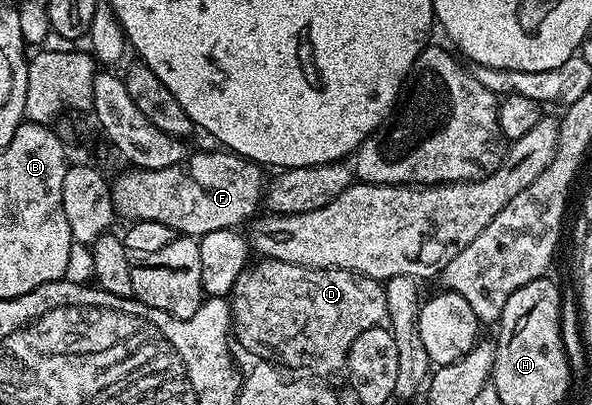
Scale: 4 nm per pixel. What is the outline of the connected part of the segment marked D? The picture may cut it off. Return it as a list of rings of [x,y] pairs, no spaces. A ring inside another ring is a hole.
[[[273,260],[256,262],[242,271],[232,291],[232,334],[237,345],[239,342],[248,353],[259,354],[262,357],[259,359],[310,376],[341,375],[346,368],[352,340],[356,340],[360,332],[368,332],[368,328],[387,321],[386,288],[377,278],[367,278],[352,270],[313,270],[310,266]]]

